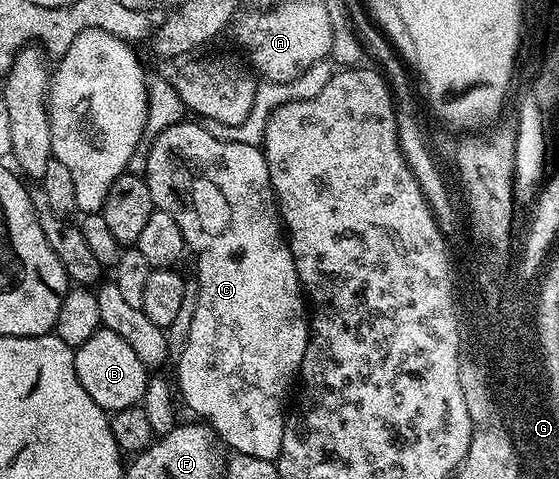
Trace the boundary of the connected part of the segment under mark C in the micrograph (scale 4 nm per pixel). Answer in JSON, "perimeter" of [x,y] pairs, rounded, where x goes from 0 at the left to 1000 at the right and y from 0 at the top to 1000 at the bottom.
{"perimeter":[[[338,248],[324,253],[318,261],[299,263],[292,276],[275,290],[274,303],[267,311],[267,328],[261,332],[261,353],[258,357],[258,372],[267,380],[267,397],[270,399],[270,415],[274,418],[275,430],[286,443],[306,449],[306,457],[313,457],[313,466],[320,466],[320,482],[327,482],[327,499],[331,501],[333,514],[352,534],[352,570],[349,570],[349,585],[354,591],[354,616],[352,628],[342,637],[342,653],[345,649],[345,664],[338,670],[338,697],[331,704],[331,731],[324,737],[324,747],[317,754],[317,804],[324,810],[324,825],[320,816],[320,829],[331,835],[331,846],[345,862],[354,862],[354,873],[365,875],[374,894],[381,898],[383,906],[390,914],[395,912],[411,929],[411,939],[417,946],[433,946],[435,950],[449,950],[456,958],[470,958],[472,962],[494,965],[499,942],[503,939],[503,927],[506,925],[506,900],[510,898],[510,875],[513,868],[513,837],[510,846],[510,818],[515,816],[517,804],[515,795],[533,785],[535,772],[538,768],[538,752],[542,741],[549,733],[549,716],[553,714],[553,662],[549,660],[549,628],[542,618],[540,603],[542,597],[531,582],[531,568],[528,566],[528,549],[524,547],[524,526],[517,522],[513,509],[512,489],[506,484],[506,463],[499,451],[499,438],[496,434],[496,413],[488,407],[488,384],[481,372],[481,351],[478,349],[478,332],[474,330],[472,317],[458,303],[442,303],[431,296],[420,294],[401,294],[394,284],[388,286],[381,278],[372,278],[360,261],[343,261]]]}

